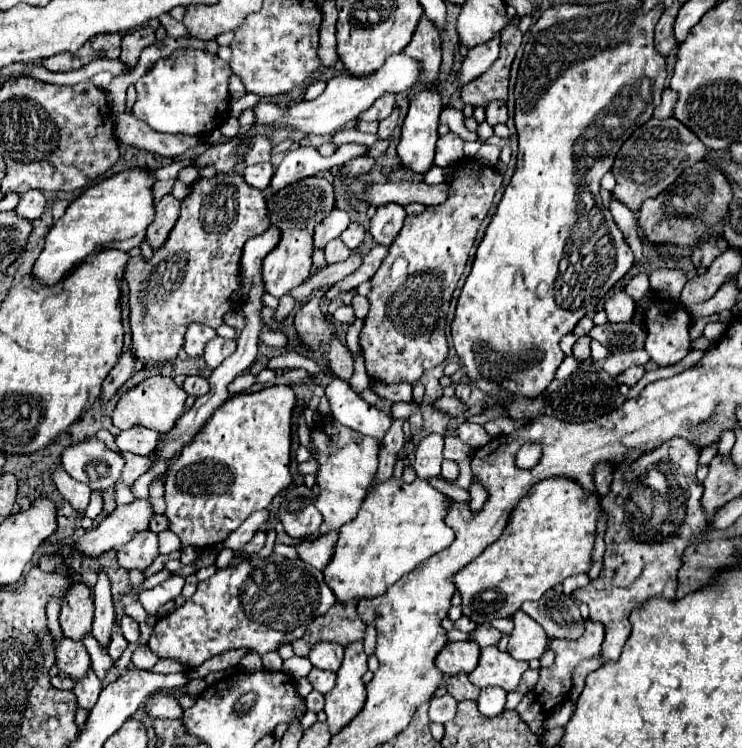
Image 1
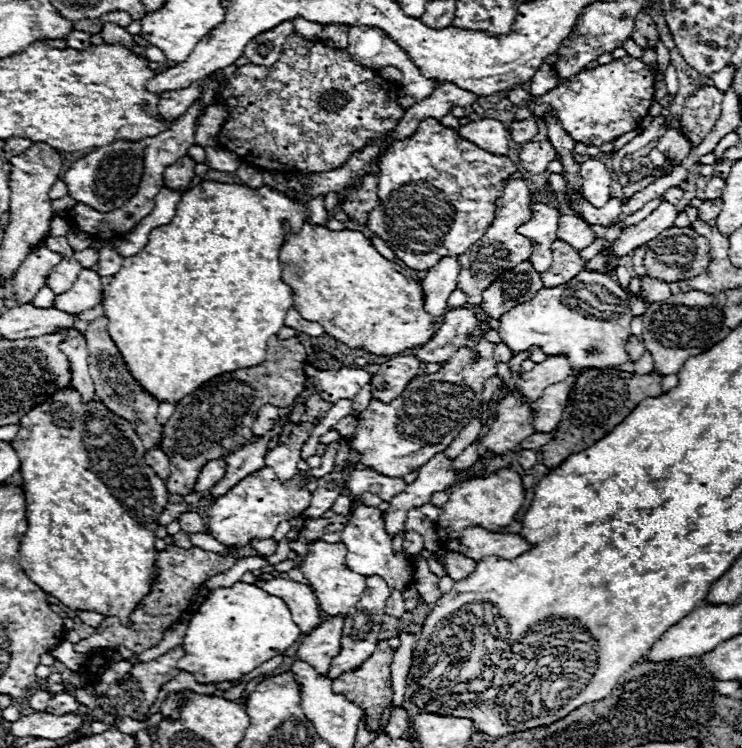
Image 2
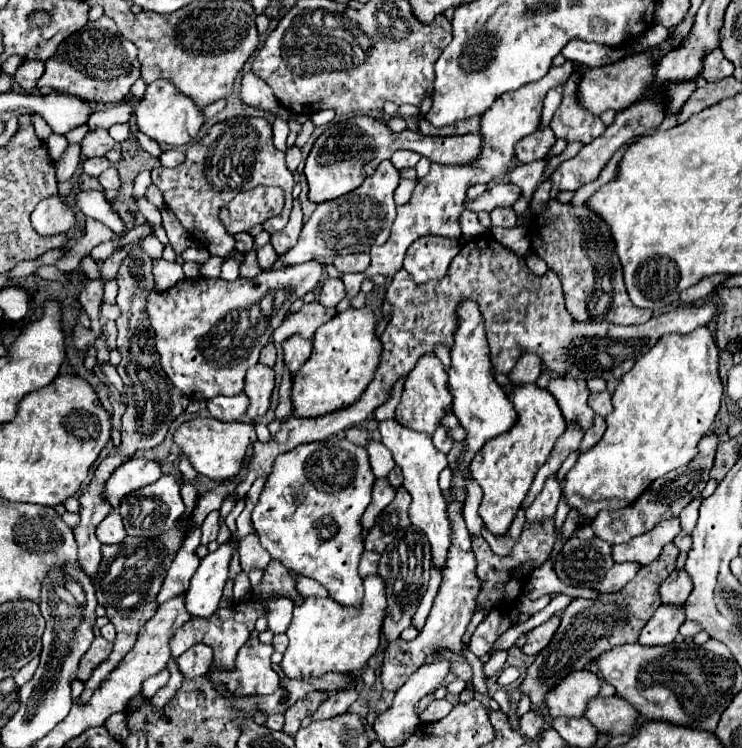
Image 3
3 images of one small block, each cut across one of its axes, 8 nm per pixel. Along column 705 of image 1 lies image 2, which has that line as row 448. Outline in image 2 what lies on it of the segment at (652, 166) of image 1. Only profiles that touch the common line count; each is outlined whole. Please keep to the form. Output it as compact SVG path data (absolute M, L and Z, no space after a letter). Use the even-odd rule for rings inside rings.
M106 316L90 322L84 338L86 338L86 346L88 346L88 368L90 368L90 376L92 376L92 382L94 382L96 396L102 398L102 404L106 408L110 408L110 412L118 414L120 418L126 418L134 426L134 432L142 438L142 444L146 446L146 450L158 448L160 442L162 442L162 424L158 424L158 420L156 420L160 402L152 394L148 394L140 386L138 380L132 378L120 350L116 348L116 344L112 342L112 338L108 334Z

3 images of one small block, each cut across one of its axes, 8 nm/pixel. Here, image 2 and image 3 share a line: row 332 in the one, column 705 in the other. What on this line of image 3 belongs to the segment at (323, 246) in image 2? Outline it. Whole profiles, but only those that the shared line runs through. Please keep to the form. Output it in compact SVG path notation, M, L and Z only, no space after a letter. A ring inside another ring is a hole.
M696 328L690 334L666 334L644 354L636 366L620 380L612 402L614 410L606 416L606 432L598 444L582 452L562 484L564 500L580 514L578 526L590 524L600 510L618 510L636 502L652 480L686 466L696 456L696 444L710 430L722 400L722 382L718 376L718 348L708 328Z

